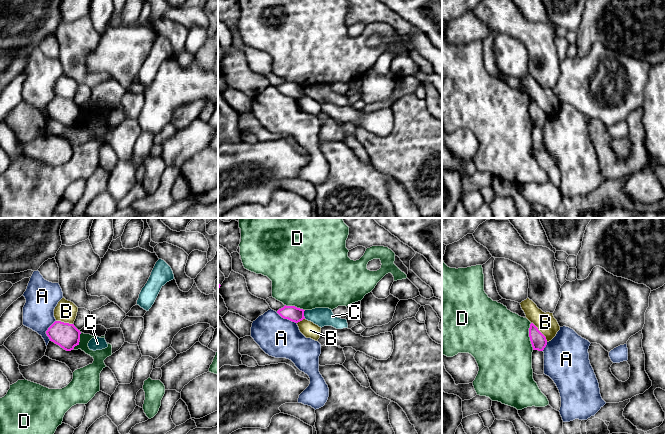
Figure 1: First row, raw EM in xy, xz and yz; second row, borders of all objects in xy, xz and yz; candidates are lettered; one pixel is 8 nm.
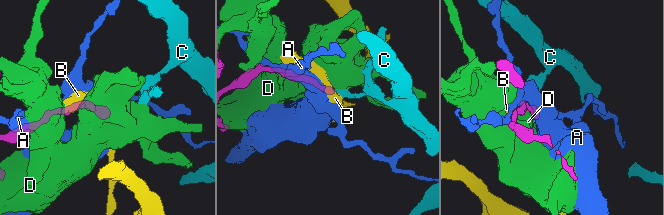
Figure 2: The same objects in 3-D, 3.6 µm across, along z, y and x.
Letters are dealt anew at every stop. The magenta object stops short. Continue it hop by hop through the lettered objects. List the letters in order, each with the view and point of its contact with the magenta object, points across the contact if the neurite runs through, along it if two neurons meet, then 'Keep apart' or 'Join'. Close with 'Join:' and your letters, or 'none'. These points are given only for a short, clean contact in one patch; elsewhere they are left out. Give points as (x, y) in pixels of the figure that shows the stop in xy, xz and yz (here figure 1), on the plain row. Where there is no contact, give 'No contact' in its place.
A: Touches magenta at xy (47, 106). Keep apart
B: Touches magenta at yz (540, 108). Keep apart
C: Touches magenta at xz (303, 90). Boundary: xz (305, 86), (304, 94). Keep apart
D: Touches magenta at yz (529, 112). Keep apart
Join: none

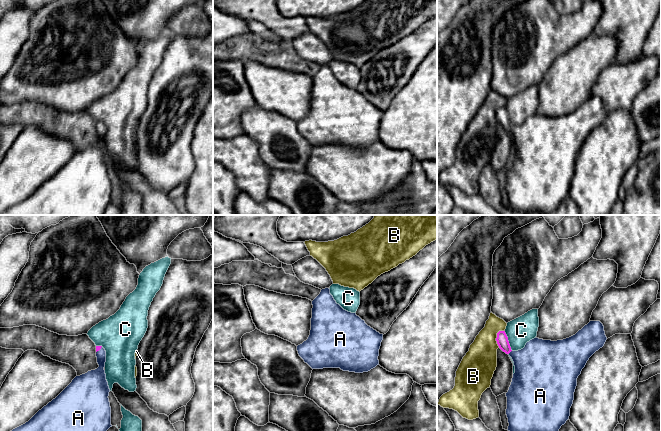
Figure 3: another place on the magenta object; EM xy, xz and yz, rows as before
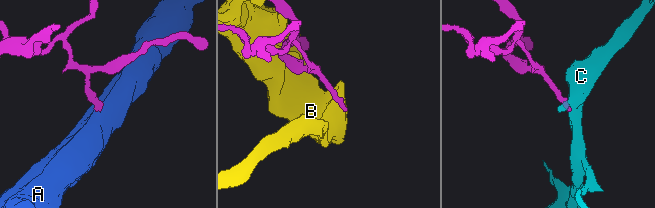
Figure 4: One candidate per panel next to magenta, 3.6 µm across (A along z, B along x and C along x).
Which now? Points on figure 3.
A: Touches magenta at yz (510, 127). Path across: yz (502, 116), (503, 120), (510, 127), (537, 142). Join
B: Touches magenta at yz (497, 113). Keep apart
C: Touches magenta at yz (508, 117). Boundary: yz (504, 107), (512, 126). Keep apart
Join: A

